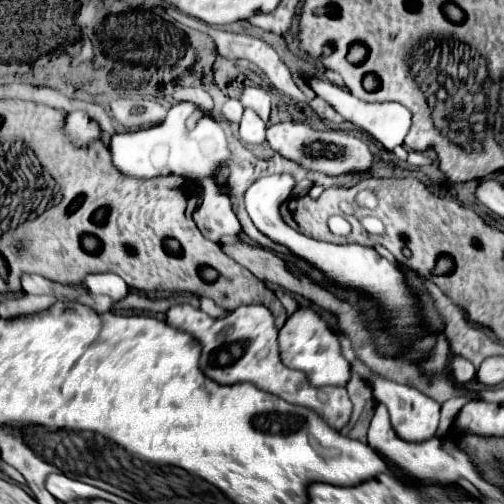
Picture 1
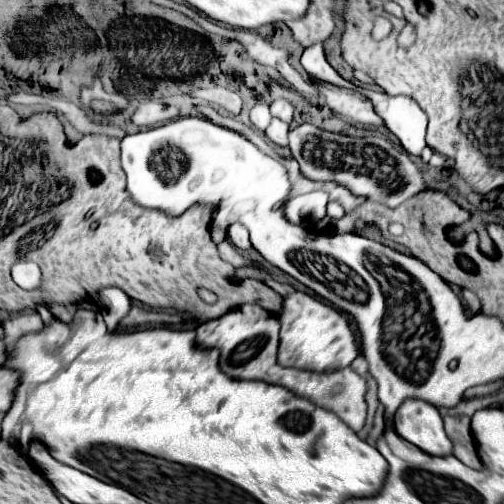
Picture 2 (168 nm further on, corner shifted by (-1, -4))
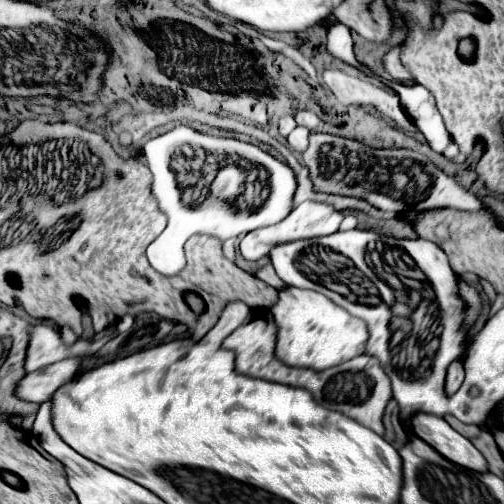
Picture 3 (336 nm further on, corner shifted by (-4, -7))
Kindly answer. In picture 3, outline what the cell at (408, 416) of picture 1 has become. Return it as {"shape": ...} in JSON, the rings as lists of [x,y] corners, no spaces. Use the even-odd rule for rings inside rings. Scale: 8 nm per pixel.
{"shape":[[[413,414],[411,428],[417,438],[427,442],[447,460],[473,470],[473,472],[487,472],[487,462],[481,452],[459,432],[455,432],[441,416],[435,414]]]}

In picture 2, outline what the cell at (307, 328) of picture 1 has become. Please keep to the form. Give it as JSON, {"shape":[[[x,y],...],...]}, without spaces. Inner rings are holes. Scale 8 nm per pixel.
{"shape":[[[292,291],[284,295],[282,311],[276,317],[280,321],[278,361],[284,367],[308,371],[334,371],[348,367],[358,357],[356,337],[348,325],[348,319],[334,307],[310,297],[308,293]]]}

